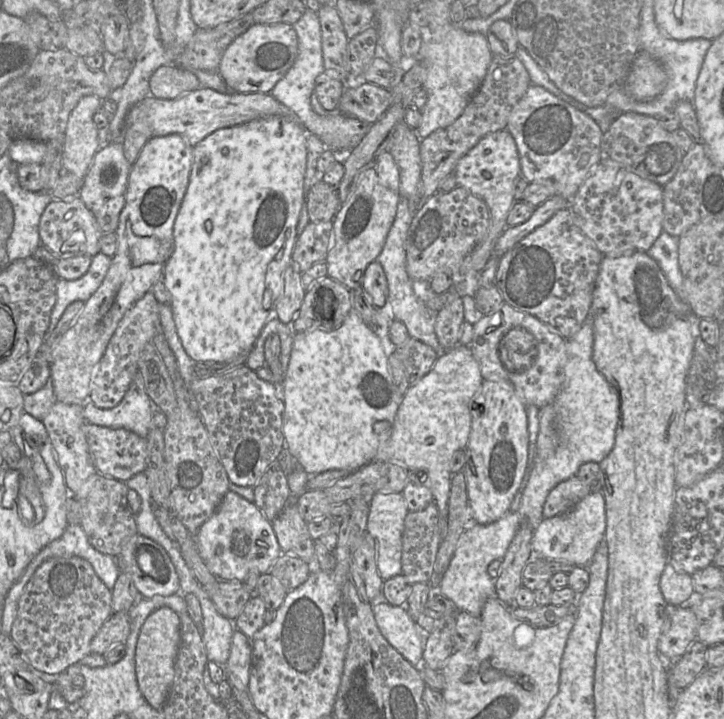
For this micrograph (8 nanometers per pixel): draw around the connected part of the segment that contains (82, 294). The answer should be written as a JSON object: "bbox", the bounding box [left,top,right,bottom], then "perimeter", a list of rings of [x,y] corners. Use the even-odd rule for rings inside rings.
{"bbox":[45,252,112,339],"perimeter":[[[98,252],[92,257],[88,271],[76,280],[58,279],[56,284],[56,303],[52,309],[45,339],[56,328],[66,308],[75,301],[86,302],[102,284],[112,258]]]}

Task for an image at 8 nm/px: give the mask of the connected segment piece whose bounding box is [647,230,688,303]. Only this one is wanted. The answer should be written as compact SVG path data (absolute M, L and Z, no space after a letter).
M662 230L658 238L647 250L647 253L657 262L677 296L685 303L688 303L687 292L684 288L679 267L678 242L679 237L672 236Z

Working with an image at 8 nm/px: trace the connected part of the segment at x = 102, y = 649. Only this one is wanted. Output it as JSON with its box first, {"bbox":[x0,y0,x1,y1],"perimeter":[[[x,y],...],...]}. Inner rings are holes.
{"bbox":[90,612,130,655],"perimeter":[[[128,612],[112,613],[90,642],[91,653],[104,655],[118,643],[125,643],[130,632]]]}

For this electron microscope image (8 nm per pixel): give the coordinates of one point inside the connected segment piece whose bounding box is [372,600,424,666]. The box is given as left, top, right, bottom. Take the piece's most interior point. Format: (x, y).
(397, 626)

